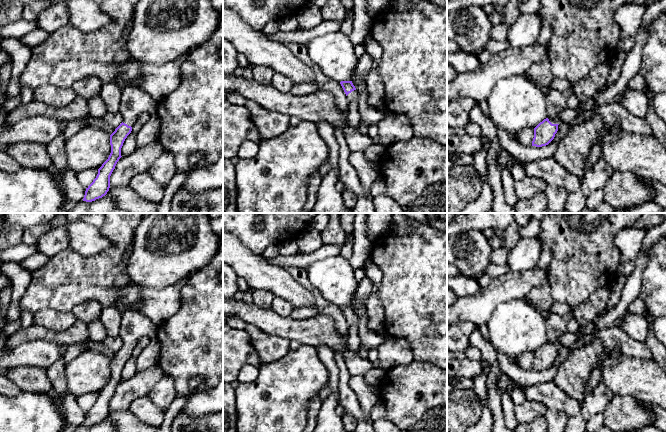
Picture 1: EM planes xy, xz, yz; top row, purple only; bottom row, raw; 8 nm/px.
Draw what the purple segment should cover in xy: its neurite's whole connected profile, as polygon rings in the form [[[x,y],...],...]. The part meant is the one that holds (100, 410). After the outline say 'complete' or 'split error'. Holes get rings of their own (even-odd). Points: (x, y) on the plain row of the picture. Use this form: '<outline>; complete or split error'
[[[128,309],[123,312],[118,335],[123,340],[123,346],[110,359],[111,377],[98,393],[96,402],[86,412],[83,425],[92,426],[107,418],[110,412],[110,400],[122,381],[121,372],[131,357],[132,350],[142,337],[156,335],[157,328],[156,324],[138,310]]]; split error

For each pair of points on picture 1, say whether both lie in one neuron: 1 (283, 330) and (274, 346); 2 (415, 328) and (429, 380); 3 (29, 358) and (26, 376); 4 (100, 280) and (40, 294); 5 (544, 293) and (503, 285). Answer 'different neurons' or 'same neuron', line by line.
1: different neurons
2: different neurons
3: different neurons
4: same neuron
5: different neurons

